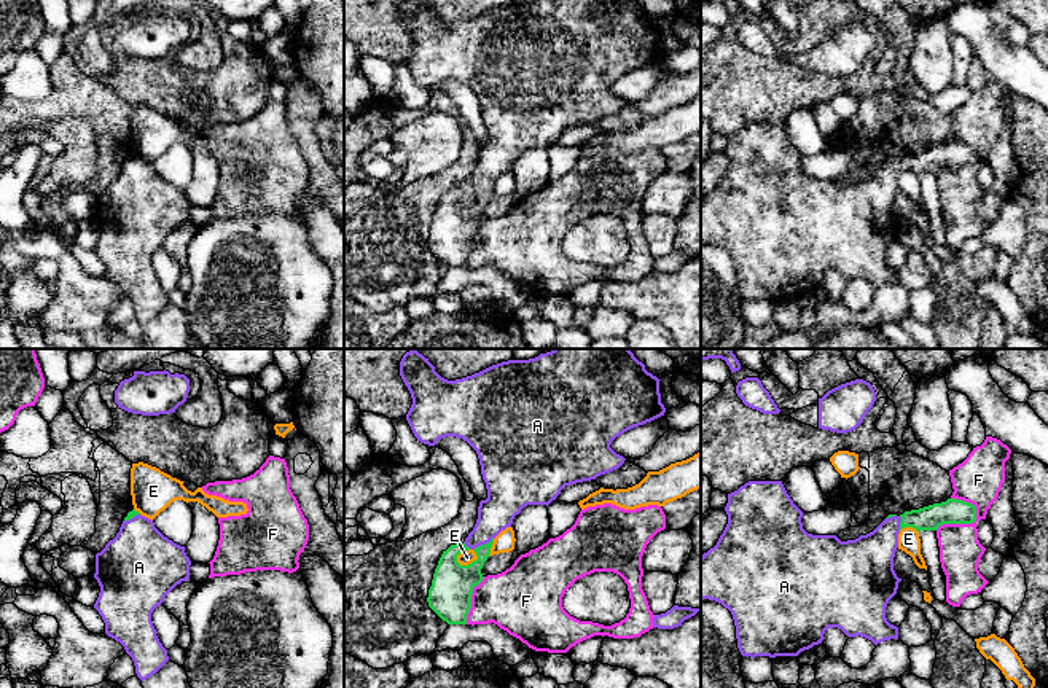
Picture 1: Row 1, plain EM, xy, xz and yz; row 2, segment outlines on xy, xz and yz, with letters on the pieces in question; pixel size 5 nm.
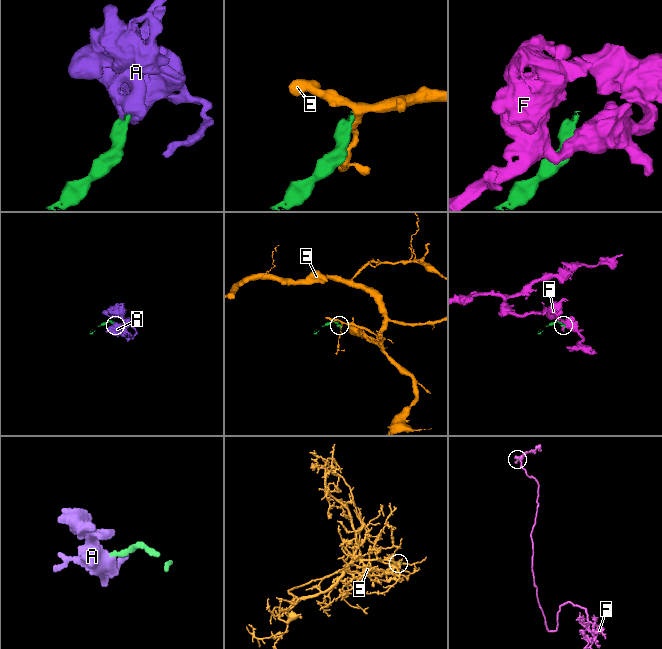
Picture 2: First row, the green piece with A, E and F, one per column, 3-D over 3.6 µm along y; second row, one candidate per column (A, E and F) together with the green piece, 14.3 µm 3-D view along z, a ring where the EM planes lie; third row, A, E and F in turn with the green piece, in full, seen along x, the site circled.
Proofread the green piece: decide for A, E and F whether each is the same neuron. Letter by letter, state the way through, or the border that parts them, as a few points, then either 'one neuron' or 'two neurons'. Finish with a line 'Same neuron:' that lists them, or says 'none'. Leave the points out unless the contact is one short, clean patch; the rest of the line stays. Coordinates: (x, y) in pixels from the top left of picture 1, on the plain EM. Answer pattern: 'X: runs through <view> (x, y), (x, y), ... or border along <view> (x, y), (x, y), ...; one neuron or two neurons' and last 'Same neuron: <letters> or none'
A: runs through xz (453, 226), (481, 203), (483, 188), (483, 175), (496, 156); one neuron
E: border along xz (478, 199), (467, 207), (456, 204); two neurons
F: two neurons
Same neuron: A

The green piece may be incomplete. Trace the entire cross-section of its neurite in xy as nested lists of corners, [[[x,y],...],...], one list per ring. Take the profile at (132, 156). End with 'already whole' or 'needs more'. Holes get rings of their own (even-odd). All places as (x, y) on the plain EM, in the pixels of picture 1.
[[[135,153],[127,156],[116,180],[96,197],[94,221],[100,236],[94,252],[105,266],[105,277],[119,285],[132,301],[142,325],[169,304],[167,293],[156,279],[151,256],[177,228],[190,223],[190,209],[185,190],[164,180],[151,162]]]; needs more

